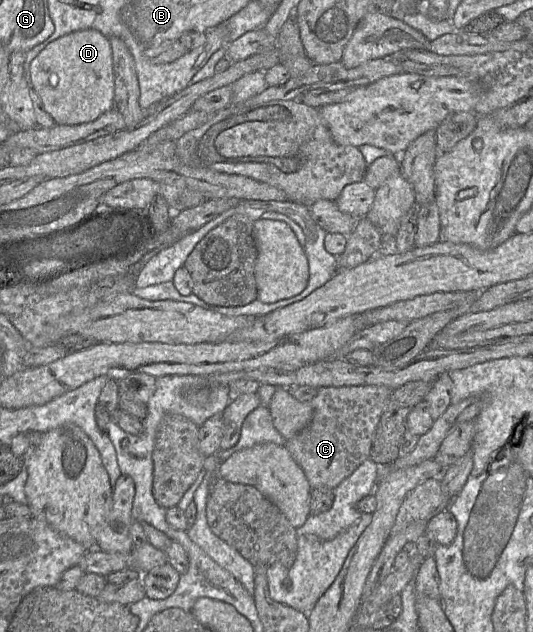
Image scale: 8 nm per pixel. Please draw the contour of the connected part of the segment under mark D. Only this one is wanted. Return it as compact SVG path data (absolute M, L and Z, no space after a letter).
M96 29L72 32L49 43L31 62L29 67L30 88L41 99L44 109L56 124L78 125L97 119L115 107L114 71L109 39Z

